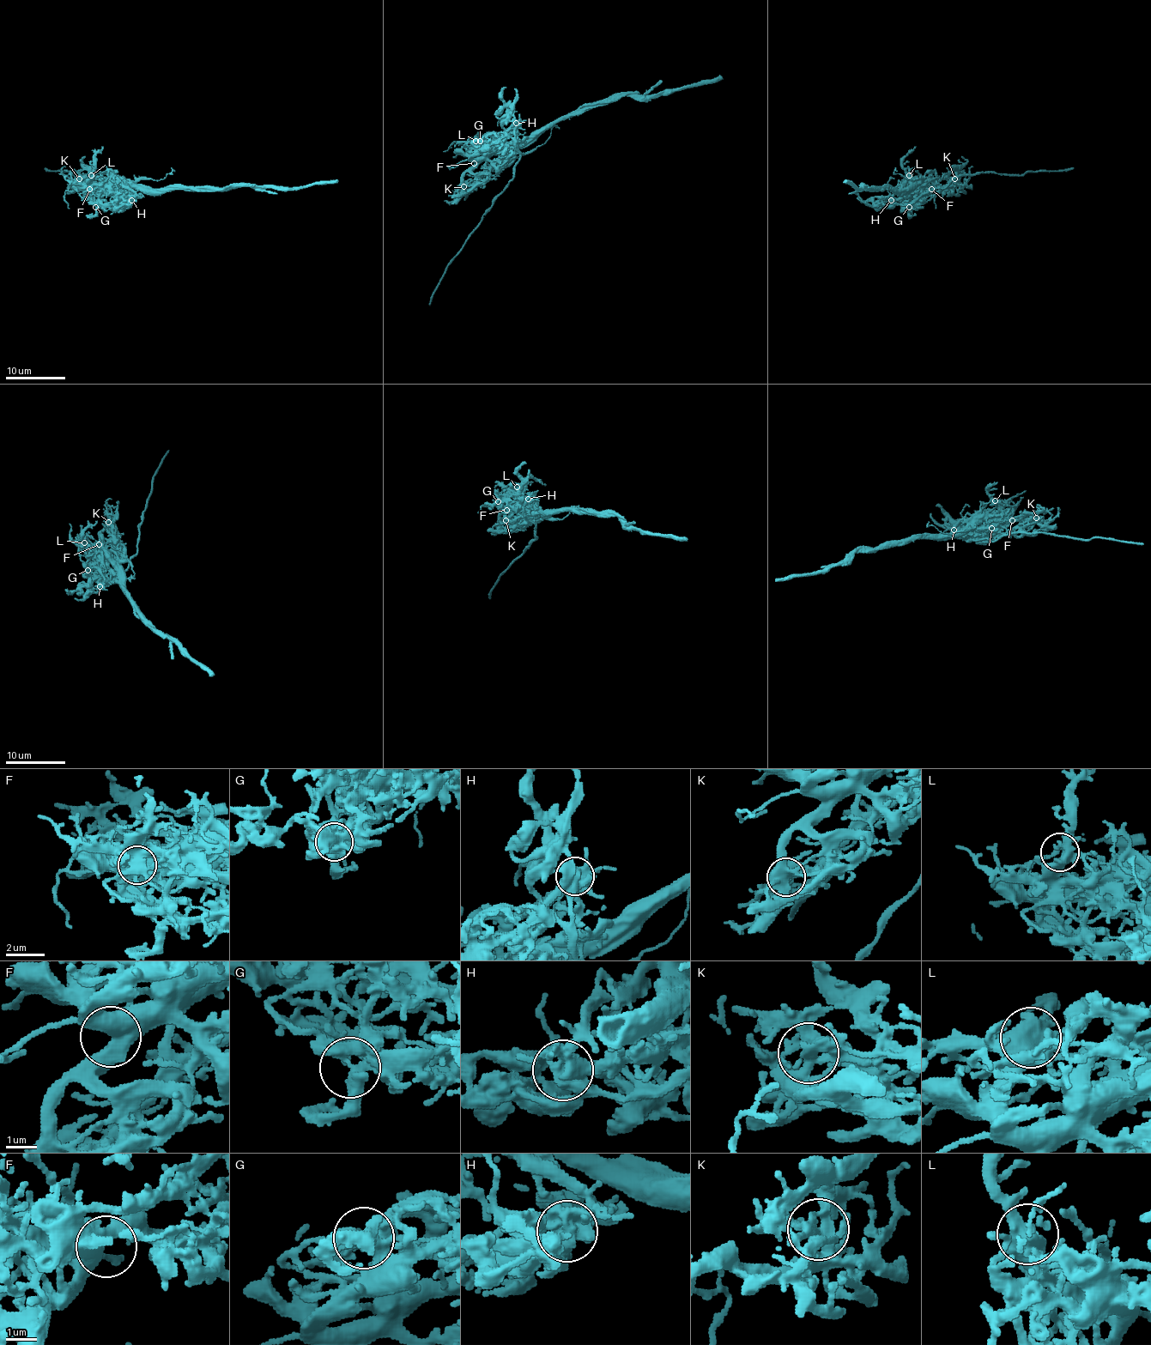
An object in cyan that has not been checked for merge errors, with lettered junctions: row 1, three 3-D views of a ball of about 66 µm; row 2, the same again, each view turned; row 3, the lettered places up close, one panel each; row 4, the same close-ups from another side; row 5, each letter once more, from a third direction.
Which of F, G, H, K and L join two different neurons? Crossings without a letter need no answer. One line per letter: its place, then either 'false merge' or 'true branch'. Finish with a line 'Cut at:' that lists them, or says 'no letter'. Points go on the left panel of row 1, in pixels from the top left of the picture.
F: place (89, 189); true branch
G: place (95, 207); true branch
H: place (131, 200); false merge
K: place (79, 178); true branch
L: place (91, 175); true branch
Cut at: H

